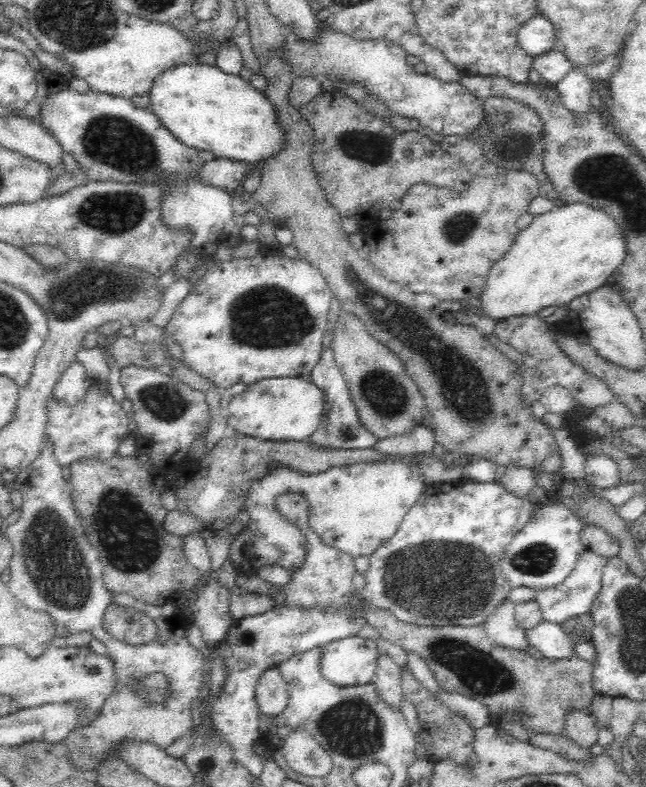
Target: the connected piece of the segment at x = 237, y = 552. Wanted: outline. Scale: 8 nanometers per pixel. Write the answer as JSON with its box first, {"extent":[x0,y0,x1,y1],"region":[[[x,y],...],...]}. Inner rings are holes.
{"extent":[229,456,426,572],"region":[[[386,456],[377,462],[354,464],[347,467],[332,467],[327,472],[318,474],[301,474],[293,472],[288,467],[276,467],[260,482],[253,484],[245,499],[245,511],[248,513],[247,525],[236,535],[232,541],[229,560],[240,572],[256,572],[263,565],[282,566],[288,572],[296,572],[296,568],[304,565],[305,550],[308,544],[304,540],[301,530],[285,519],[276,508],[275,499],[282,494],[298,492],[308,505],[308,522],[326,545],[338,551],[350,554],[354,559],[360,556],[373,554],[385,540],[400,526],[404,515],[418,502],[426,488],[424,479],[417,471],[410,468],[398,456]]]}

